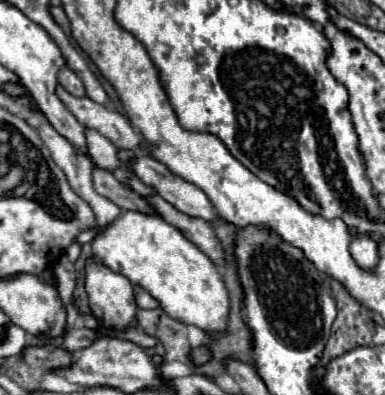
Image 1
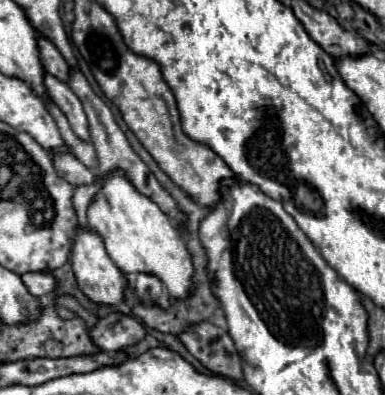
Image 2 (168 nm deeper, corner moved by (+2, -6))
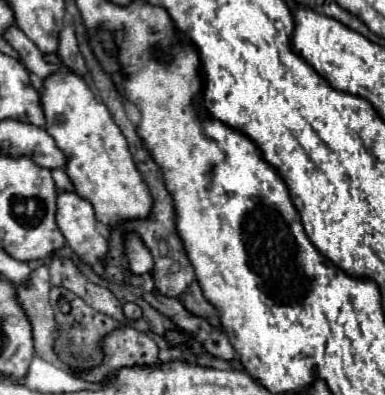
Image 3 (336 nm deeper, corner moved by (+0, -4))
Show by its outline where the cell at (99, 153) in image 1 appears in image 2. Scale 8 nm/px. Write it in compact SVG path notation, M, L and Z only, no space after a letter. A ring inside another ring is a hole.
M45 75L45 87L47 93L51 97L51 101L65 113L65 117L69 119L69 125L73 129L73 133L81 139L81 141L91 141L89 135L89 125L87 125L87 117L83 111L83 105L79 101L79 97L71 91L71 87L67 83L61 83L57 79L53 79L53 75Z

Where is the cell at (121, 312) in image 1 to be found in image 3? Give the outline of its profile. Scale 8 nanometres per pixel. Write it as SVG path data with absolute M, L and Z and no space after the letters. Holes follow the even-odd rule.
M57 191L57 225L67 245L81 257L83 263L103 263L107 239L95 229L93 207L75 191Z

